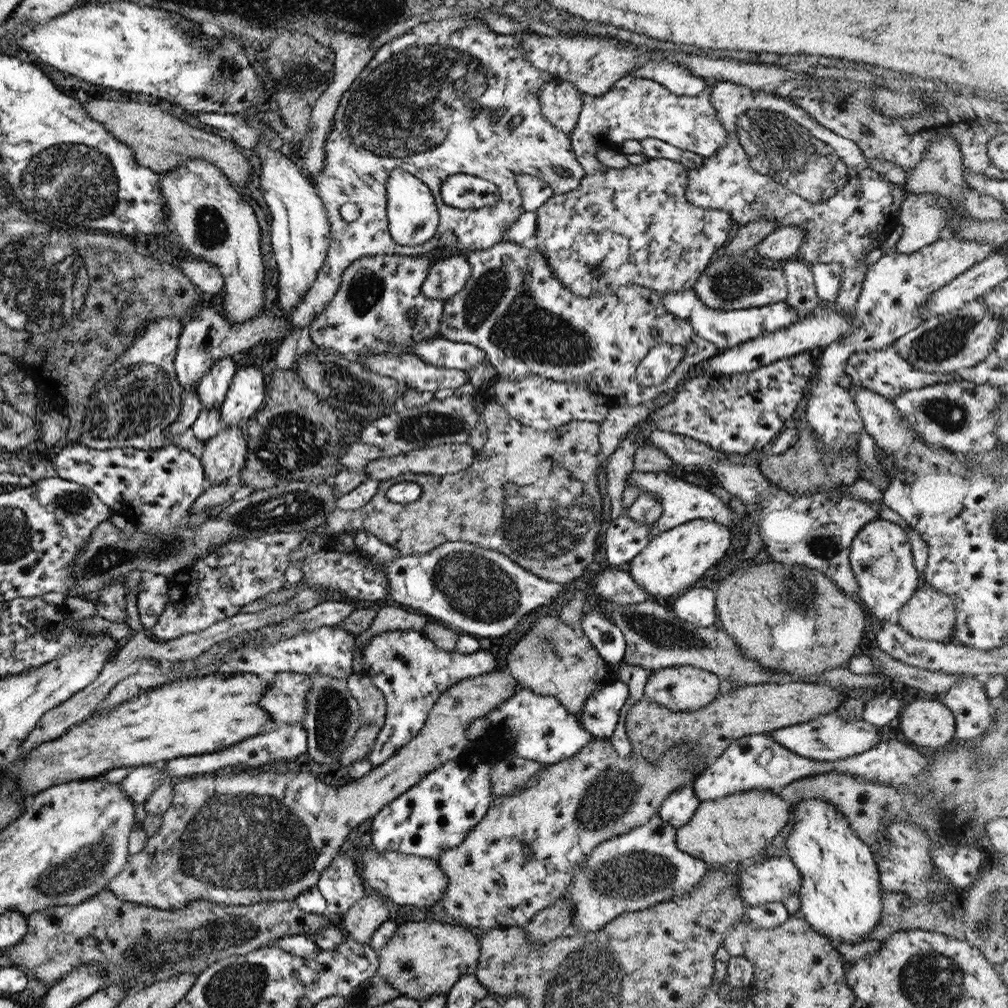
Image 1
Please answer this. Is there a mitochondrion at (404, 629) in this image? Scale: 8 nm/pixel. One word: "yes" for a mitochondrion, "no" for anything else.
no

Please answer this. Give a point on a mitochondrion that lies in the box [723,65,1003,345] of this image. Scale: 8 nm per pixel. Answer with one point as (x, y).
(805, 160)

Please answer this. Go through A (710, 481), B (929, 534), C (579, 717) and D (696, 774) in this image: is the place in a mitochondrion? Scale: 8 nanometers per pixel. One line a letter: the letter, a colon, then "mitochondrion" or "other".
A: other
B: other
C: other
D: other

